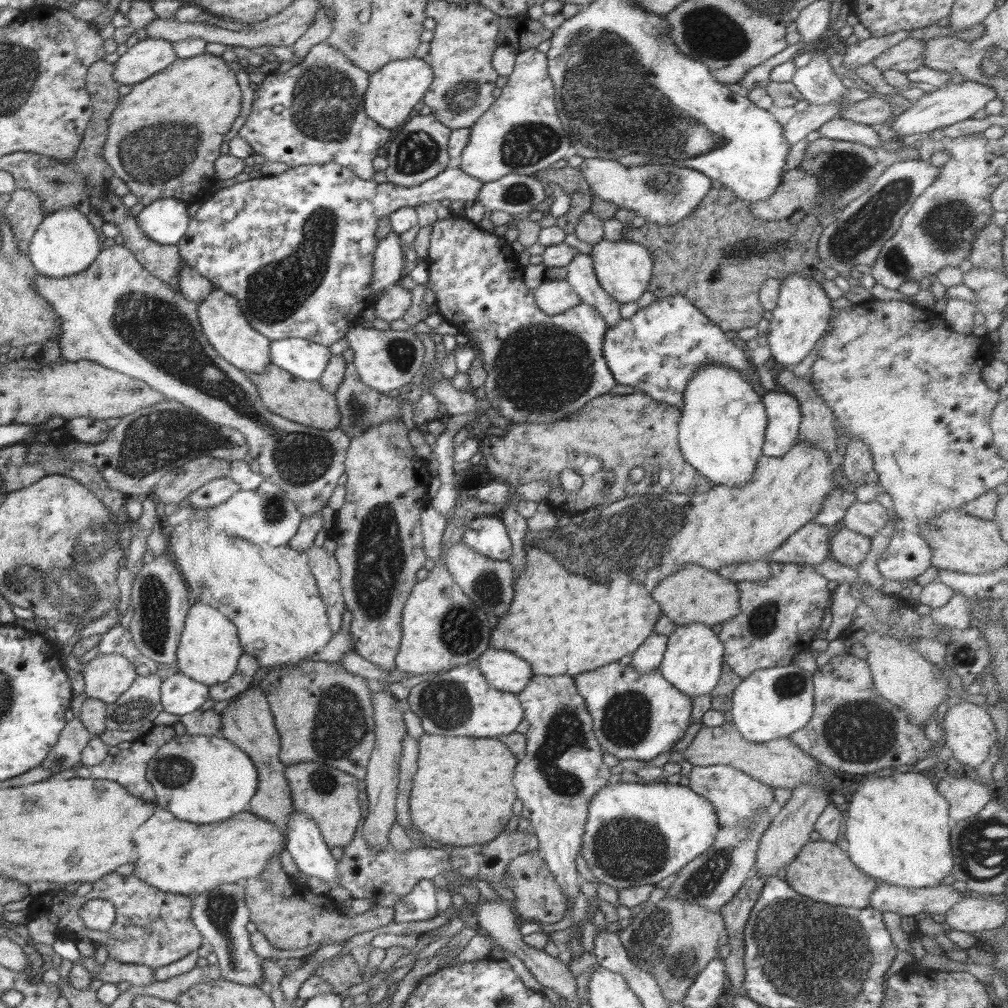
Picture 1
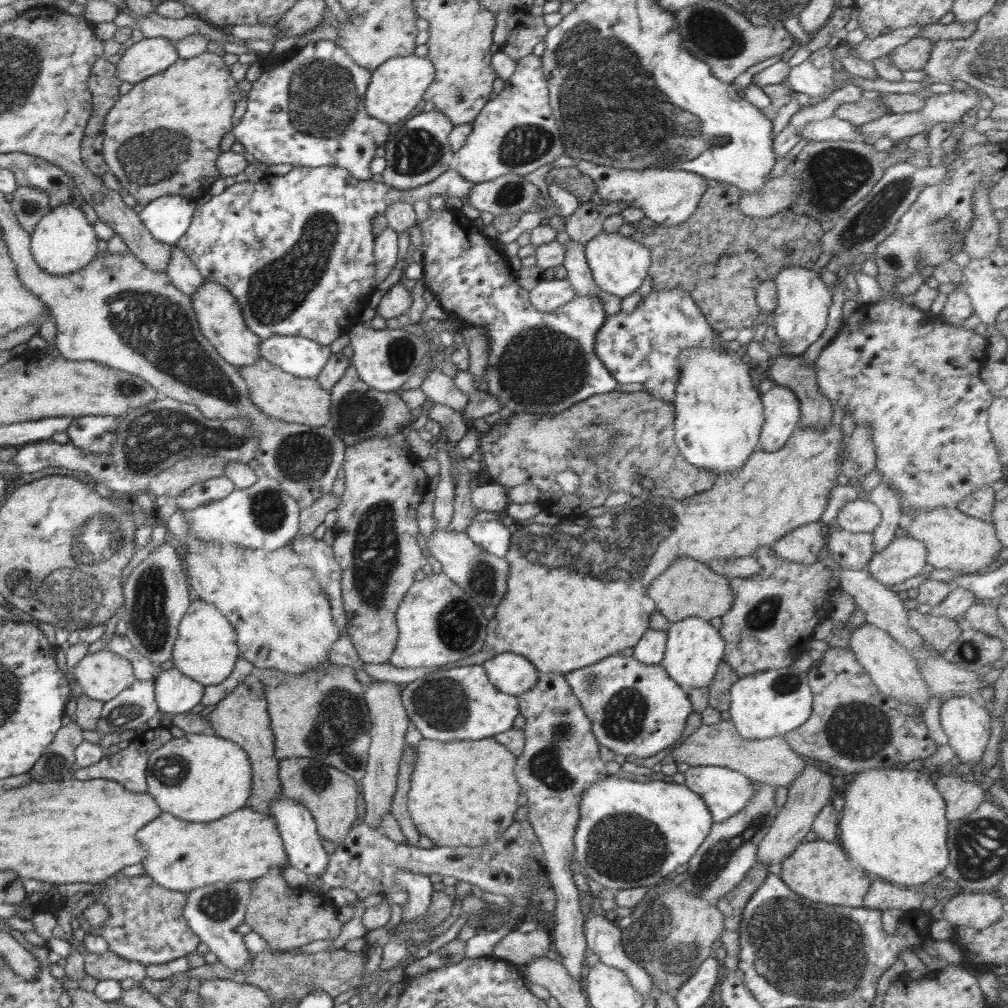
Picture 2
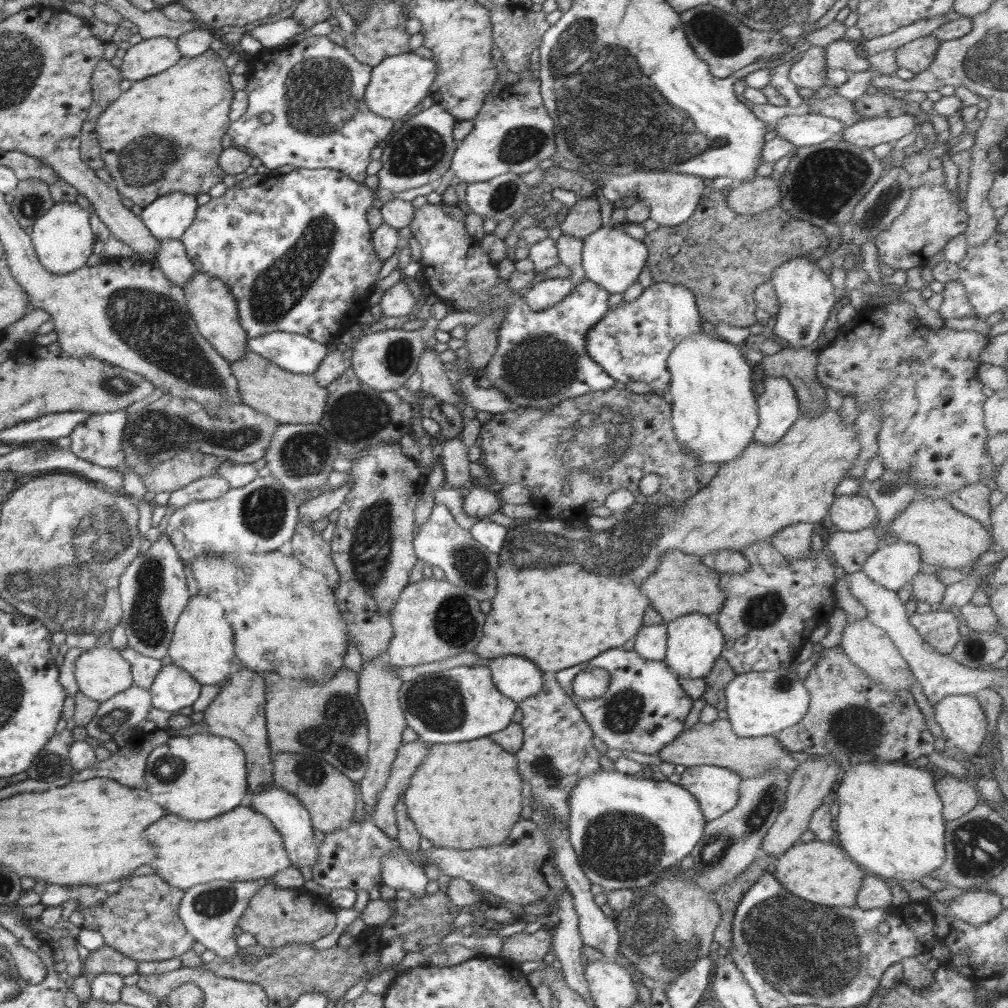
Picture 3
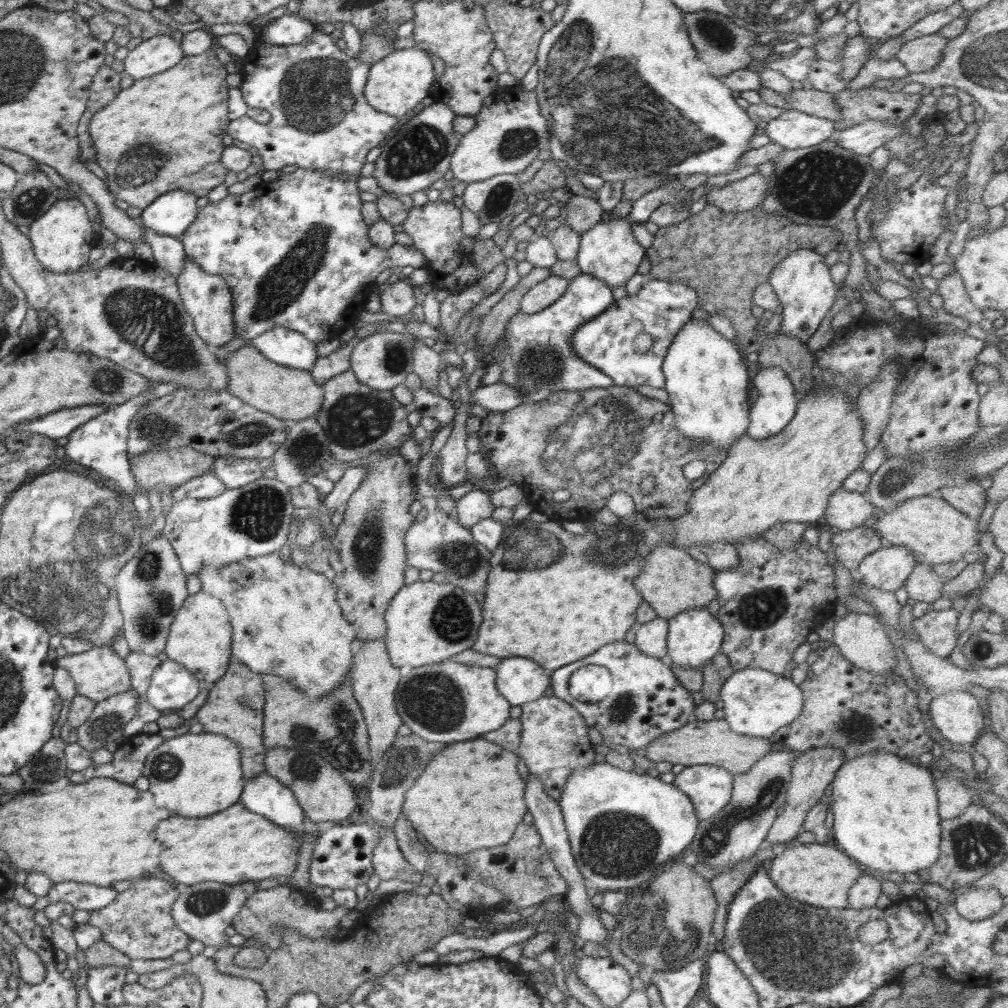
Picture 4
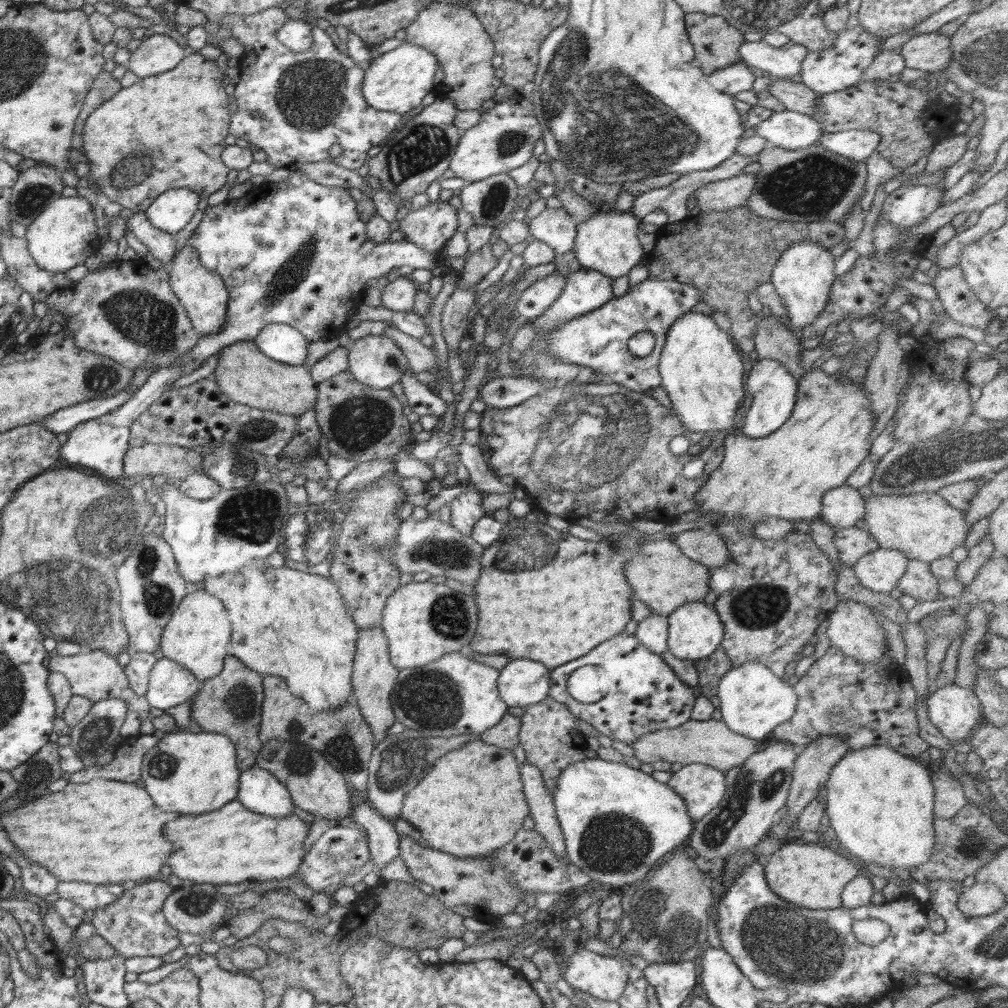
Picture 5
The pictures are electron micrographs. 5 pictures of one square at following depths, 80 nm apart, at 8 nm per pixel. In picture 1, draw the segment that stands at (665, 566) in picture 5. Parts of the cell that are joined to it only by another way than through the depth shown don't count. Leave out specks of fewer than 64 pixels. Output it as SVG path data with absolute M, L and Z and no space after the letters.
M684 564L680 570L670 572L656 588L652 590L652 599L675 625L690 624L694 621L711 627L736 616L740 605L740 591L734 581L720 576L698 564Z

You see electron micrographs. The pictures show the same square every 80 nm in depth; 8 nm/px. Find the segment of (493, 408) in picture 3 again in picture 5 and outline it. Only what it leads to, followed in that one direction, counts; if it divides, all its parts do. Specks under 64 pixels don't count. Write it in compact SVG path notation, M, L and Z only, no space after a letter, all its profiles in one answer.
M497 377L489 379L482 386L480 397L488 408L510 408L519 406L532 396L540 394L549 387L548 383L541 383L536 379L523 379L510 377Z

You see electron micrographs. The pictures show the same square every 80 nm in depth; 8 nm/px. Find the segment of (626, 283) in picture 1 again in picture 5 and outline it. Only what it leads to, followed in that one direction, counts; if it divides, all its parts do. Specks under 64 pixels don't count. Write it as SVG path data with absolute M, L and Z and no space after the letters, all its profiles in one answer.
M613 209L600 210L588 220L576 225L577 233L572 251L581 266L588 270L602 272L613 281L626 277L645 255L637 237L641 226L642 222L630 212L620 213Z

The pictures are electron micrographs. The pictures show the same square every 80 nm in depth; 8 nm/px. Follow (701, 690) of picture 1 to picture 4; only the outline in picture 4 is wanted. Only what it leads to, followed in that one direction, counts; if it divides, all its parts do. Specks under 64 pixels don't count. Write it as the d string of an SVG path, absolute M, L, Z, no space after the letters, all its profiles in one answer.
M687 608L667 621L669 624L667 656L678 668L701 672L702 666L710 664L710 660L721 652L725 635L724 627L718 622L717 617L706 609Z

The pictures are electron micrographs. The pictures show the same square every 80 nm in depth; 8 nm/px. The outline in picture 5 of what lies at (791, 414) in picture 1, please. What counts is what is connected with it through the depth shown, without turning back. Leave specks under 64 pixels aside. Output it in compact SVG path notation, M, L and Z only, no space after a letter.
M758 358L756 364L748 371L744 383L745 390L752 394L752 405L742 420L739 432L754 439L768 436L790 418L796 404L797 380L777 360Z

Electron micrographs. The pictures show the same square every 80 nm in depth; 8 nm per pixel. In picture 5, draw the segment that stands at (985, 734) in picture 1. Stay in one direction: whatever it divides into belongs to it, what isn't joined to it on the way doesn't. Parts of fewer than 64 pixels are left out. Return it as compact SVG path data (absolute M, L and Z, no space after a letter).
M956 683L944 685L928 697L927 713L930 722L952 744L968 741L971 730L984 718L973 690Z

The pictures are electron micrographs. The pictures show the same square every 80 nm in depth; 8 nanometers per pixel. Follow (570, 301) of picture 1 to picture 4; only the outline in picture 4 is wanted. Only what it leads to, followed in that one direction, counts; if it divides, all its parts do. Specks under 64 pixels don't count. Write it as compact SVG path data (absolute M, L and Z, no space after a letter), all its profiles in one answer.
M549 275L542 282L535 284L524 296L520 303L520 312L534 314L554 304L566 292L571 280L561 276Z

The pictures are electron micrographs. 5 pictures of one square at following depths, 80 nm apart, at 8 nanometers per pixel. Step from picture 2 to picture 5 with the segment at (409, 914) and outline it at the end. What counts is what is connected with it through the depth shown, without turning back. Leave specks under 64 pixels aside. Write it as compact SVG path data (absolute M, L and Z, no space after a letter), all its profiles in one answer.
M354 799L351 816L361 828L367 830L369 853L374 861L373 870L378 873L386 864L398 858L399 835L394 824L362 799Z

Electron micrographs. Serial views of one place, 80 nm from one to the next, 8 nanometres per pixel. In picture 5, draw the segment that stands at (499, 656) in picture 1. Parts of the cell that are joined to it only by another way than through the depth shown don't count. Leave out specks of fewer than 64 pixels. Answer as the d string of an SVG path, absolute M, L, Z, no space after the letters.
M510 659L506 667L499 670L497 687L500 698L509 706L526 708L542 702L549 697L550 673L549 669L537 661L529 659Z

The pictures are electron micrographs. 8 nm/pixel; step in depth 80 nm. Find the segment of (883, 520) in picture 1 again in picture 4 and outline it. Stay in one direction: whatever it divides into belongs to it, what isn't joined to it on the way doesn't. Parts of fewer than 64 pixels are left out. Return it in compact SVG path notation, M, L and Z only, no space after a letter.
M840 487L829 496L823 518L828 525L840 531L854 530L872 518L875 510L876 507L865 500L862 493L850 492Z

